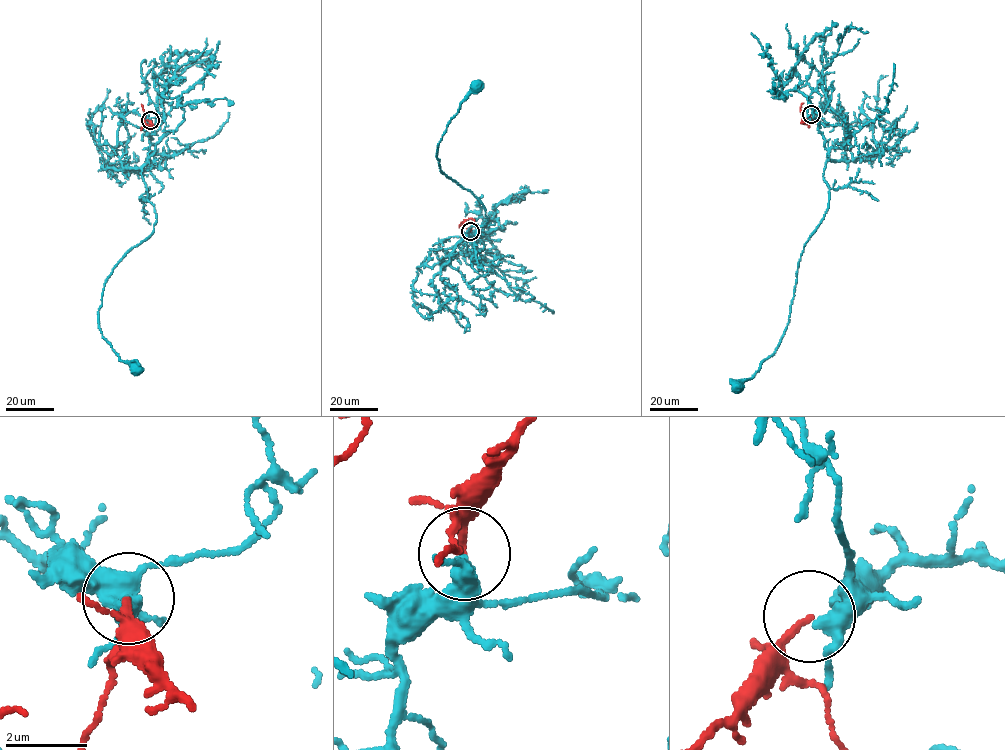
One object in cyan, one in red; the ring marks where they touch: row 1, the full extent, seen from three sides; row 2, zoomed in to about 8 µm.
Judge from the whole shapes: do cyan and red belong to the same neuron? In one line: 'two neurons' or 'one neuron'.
two neurons

